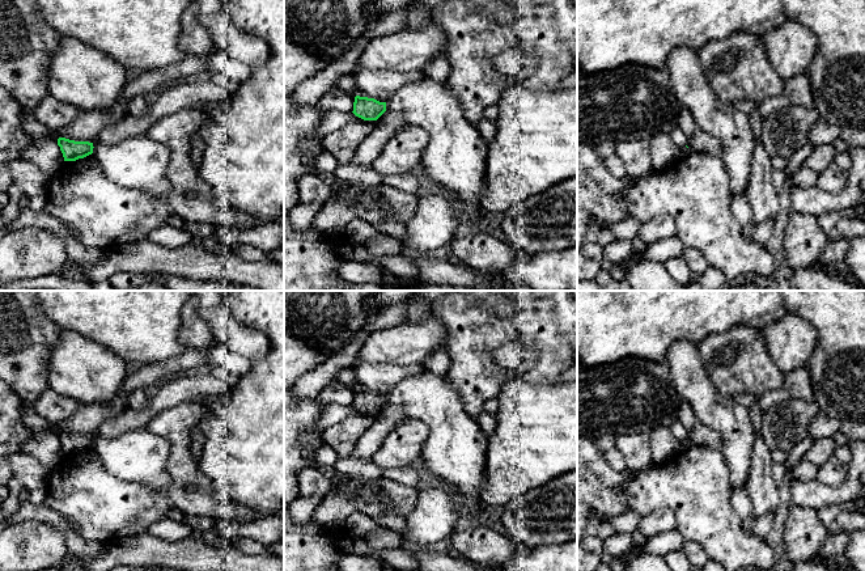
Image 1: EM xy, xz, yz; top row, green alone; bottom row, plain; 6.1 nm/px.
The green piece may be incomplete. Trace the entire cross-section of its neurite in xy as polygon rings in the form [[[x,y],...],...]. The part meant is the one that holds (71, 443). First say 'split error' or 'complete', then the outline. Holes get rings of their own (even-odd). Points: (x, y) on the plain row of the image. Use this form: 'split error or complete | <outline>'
complete | [[[65,431],[58,432],[58,439],[63,447],[64,454],[76,454],[93,447],[93,436],[75,435]]]

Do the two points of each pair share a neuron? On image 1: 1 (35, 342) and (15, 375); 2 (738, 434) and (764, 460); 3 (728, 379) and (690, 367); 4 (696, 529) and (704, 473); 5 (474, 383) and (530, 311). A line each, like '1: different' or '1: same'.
1: same
2: different
3: different
4: same
5: same

